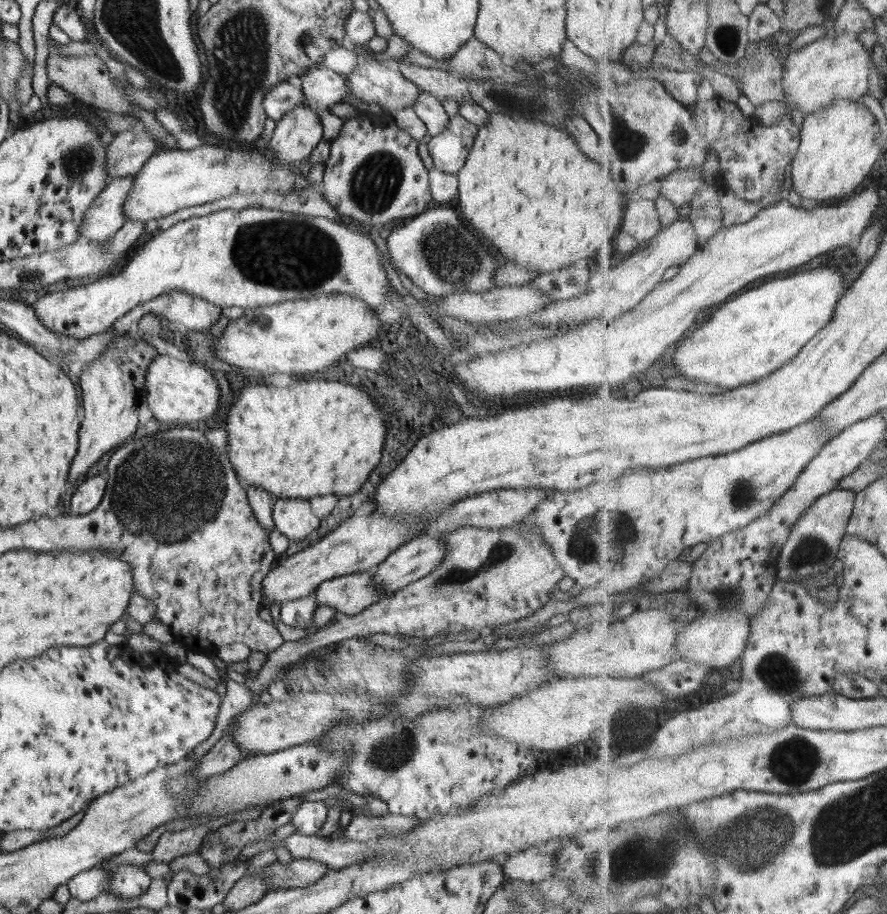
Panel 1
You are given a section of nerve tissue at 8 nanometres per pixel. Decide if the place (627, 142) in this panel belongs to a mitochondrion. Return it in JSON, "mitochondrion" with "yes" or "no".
{"mitochondrion":"yes"}

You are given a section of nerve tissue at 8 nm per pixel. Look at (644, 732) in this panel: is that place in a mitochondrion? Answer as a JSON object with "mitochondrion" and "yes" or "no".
{"mitochondrion":"yes"}

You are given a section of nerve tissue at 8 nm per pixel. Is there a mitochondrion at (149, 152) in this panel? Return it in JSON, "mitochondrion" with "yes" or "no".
{"mitochondrion":"no"}

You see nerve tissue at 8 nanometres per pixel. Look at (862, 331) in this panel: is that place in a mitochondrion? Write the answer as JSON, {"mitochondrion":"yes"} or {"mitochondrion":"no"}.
{"mitochondrion":"no"}

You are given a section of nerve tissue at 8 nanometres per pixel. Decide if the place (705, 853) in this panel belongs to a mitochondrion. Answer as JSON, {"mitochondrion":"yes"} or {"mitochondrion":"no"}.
{"mitochondrion":"yes"}

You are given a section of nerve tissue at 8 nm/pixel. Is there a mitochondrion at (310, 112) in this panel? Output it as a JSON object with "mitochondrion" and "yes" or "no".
{"mitochondrion":"no"}

